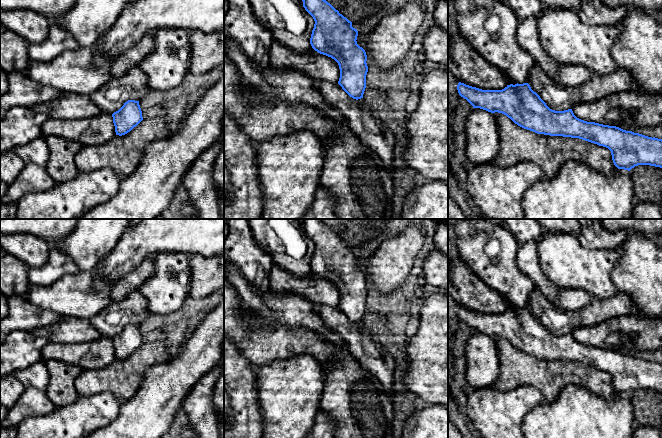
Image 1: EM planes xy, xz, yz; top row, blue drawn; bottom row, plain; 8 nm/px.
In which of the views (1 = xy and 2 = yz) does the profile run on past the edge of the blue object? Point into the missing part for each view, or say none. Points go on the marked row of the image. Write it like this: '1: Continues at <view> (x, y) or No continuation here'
1: No continuation here
2: No continuation here

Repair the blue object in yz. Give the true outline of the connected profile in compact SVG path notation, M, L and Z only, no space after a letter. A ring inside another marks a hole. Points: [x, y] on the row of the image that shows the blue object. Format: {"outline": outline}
{"outline": "M459 82L458 93L473 108L480 108L491 113L502 113L518 126L537 134L579 138L611 151L612 160L618 169L630 171L638 165L650 165L662 168L662 139L648 137L616 126L587 122L577 118L572 109L555 111L550 109L528 83L510 84L502 90L482 90Z"}

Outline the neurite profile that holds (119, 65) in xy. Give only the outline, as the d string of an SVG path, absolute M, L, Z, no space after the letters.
M152 35L144 36L134 47L122 52L115 57L109 57L104 52L103 36L94 44L93 48L101 63L107 63L112 79L123 76L131 68L138 66L140 61L154 51L154 39Z

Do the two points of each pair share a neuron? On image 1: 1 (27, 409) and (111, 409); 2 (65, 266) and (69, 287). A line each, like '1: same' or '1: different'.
1: same
2: different

